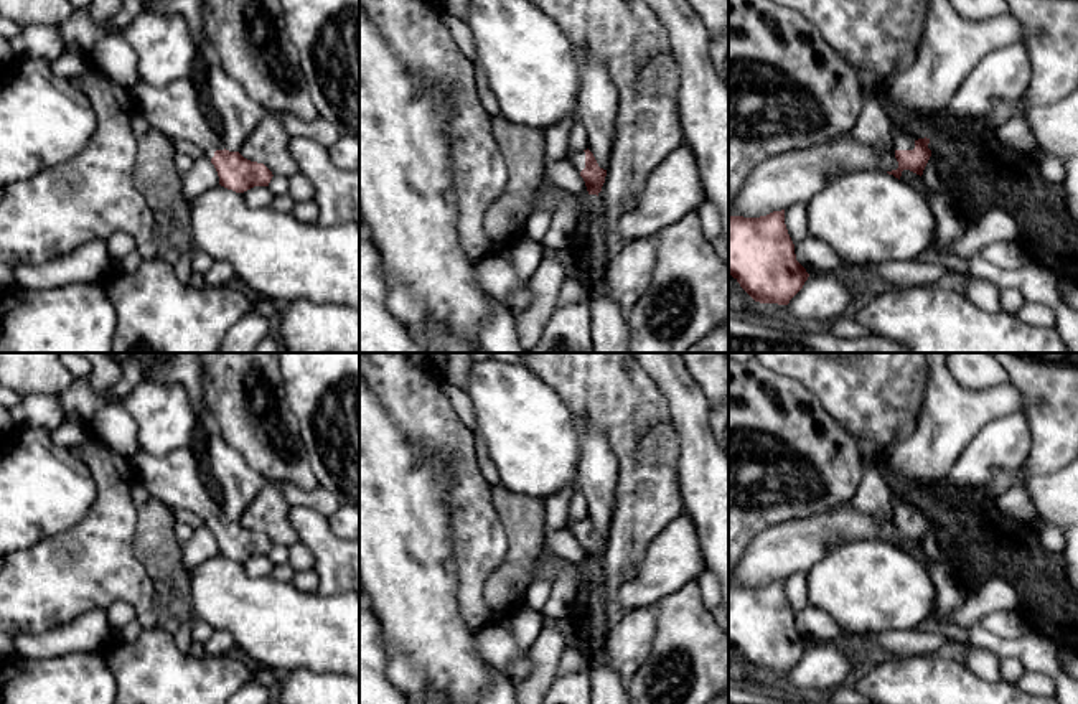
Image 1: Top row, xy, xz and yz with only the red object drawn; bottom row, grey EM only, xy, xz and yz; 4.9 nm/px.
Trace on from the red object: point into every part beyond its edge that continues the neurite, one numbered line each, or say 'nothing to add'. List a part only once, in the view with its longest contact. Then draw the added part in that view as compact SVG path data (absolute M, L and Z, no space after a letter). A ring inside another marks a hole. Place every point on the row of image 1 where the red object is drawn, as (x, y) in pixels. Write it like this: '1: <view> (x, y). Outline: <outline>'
1: yz (904, 136). Outline: M897 124L892 138L895 150L913 150L918 138L925 138L926 134L916 125Z

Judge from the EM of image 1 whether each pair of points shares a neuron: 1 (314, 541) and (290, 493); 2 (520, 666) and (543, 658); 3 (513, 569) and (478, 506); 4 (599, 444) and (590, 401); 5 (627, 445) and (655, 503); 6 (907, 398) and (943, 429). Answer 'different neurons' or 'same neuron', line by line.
1: different neurons
2: different neurons
3: different neurons
4: different neurons
5: same neuron
6: different neurons

